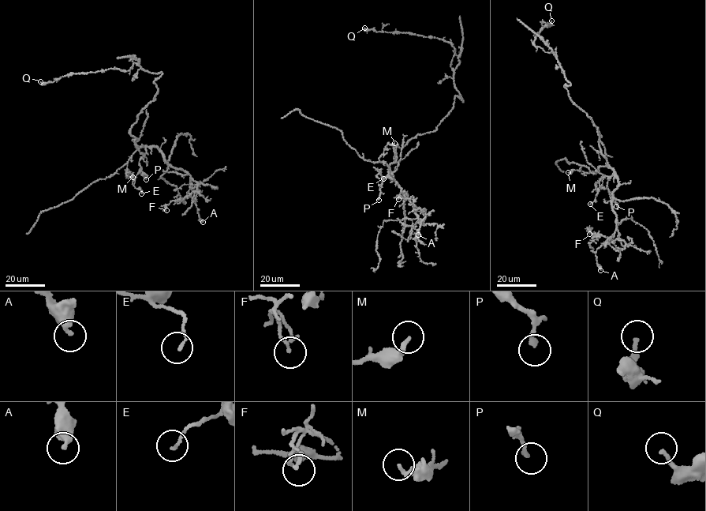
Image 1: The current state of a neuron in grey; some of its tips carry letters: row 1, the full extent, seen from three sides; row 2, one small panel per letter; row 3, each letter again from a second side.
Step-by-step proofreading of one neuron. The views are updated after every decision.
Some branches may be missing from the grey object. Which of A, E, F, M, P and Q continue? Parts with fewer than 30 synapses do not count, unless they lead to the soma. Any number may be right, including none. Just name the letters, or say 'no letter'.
no letter

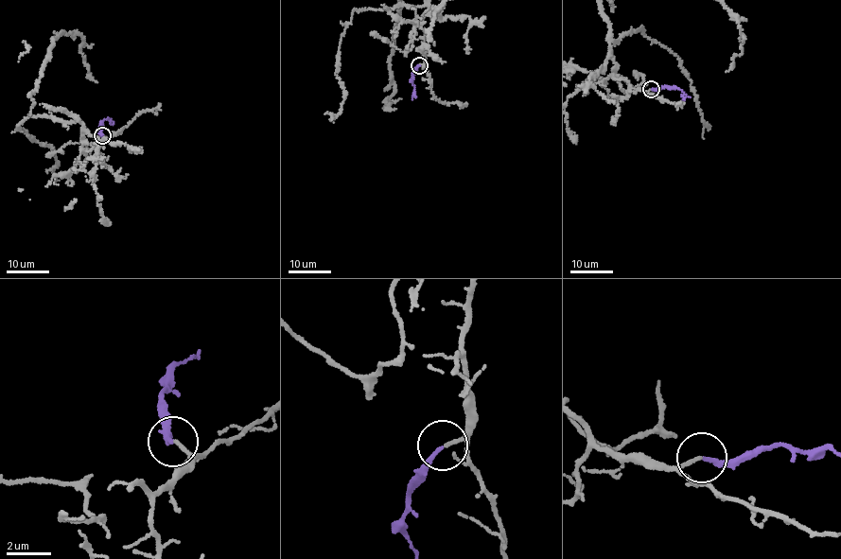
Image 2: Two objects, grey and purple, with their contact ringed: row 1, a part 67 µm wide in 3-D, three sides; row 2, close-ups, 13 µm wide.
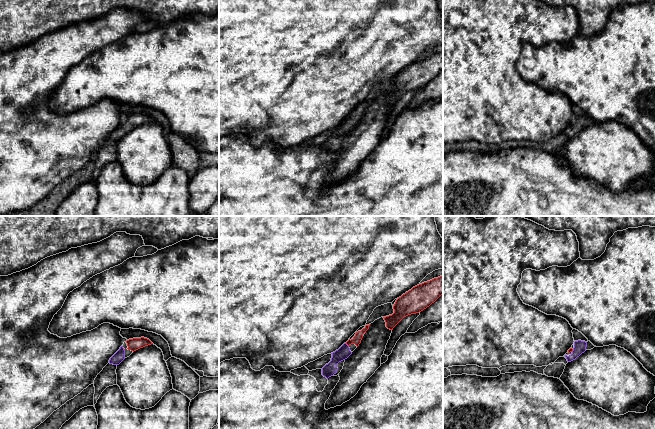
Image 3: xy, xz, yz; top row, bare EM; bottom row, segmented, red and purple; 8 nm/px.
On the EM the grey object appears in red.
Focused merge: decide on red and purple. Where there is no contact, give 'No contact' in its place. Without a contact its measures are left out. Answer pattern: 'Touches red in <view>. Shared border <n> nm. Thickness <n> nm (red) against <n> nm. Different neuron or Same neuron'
Touches red in xz. Shared border 40 nm. Thickness 70 nm (red) against 100 nm. Same neuron

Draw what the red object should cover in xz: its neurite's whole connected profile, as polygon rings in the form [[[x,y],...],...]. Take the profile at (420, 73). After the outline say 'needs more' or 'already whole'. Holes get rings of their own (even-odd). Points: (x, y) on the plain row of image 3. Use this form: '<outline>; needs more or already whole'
[[[443,52],[413,63],[396,76],[393,82],[394,89],[383,93],[386,98],[386,103],[393,106],[404,93],[423,87],[442,70]]]; already whole

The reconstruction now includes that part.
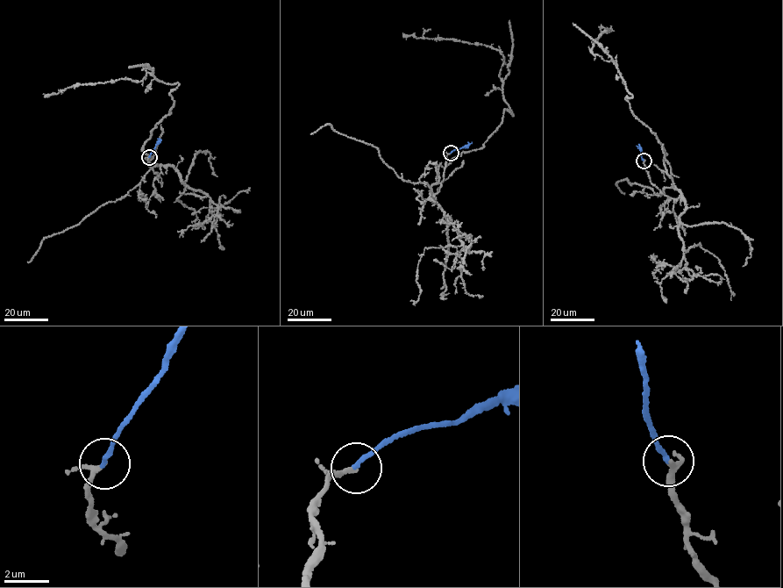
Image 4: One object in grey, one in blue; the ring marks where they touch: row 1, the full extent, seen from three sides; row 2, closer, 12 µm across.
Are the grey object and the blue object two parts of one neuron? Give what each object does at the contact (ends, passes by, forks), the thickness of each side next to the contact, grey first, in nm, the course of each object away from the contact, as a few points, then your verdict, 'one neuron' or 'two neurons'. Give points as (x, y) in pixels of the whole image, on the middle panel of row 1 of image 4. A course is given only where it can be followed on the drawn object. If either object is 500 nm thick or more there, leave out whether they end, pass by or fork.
grey passes by; blue ends there; 150 nm thick on the grey side, 200 nm on the other; grey runs (451, 154), (433, 200), (438, 165), (481, 148), (504, 110), (512, 115), (504, 57), (403, 33); blue runs (451, 154), (472, 142); one neuron

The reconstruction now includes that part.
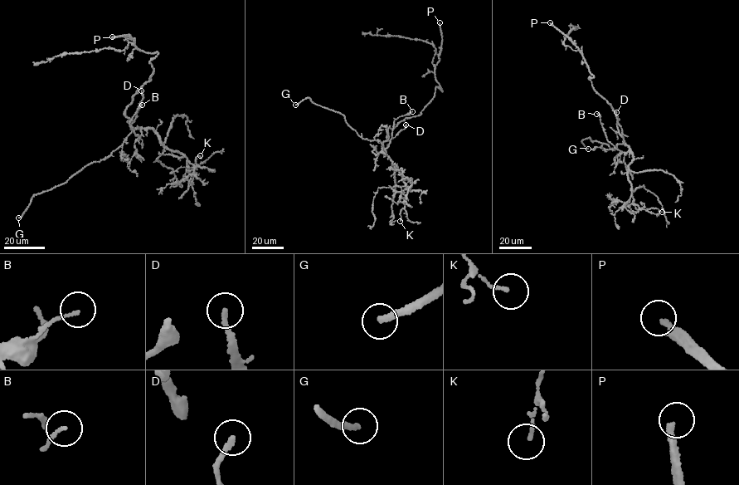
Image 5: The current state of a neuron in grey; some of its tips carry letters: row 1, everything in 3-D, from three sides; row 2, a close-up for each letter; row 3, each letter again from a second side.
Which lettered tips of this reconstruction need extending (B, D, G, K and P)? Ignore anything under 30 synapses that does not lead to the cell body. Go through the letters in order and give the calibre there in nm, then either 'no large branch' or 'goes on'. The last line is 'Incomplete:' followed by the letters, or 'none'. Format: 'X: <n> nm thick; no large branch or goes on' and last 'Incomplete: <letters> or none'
B: 100 nm thick; no large branch
D: 190 nm thick; goes on
G: 240 nm thick; goes on
K: 130 nm thick; no large branch
P: 240 nm thick; goes on
Incomplete: D, G, P

